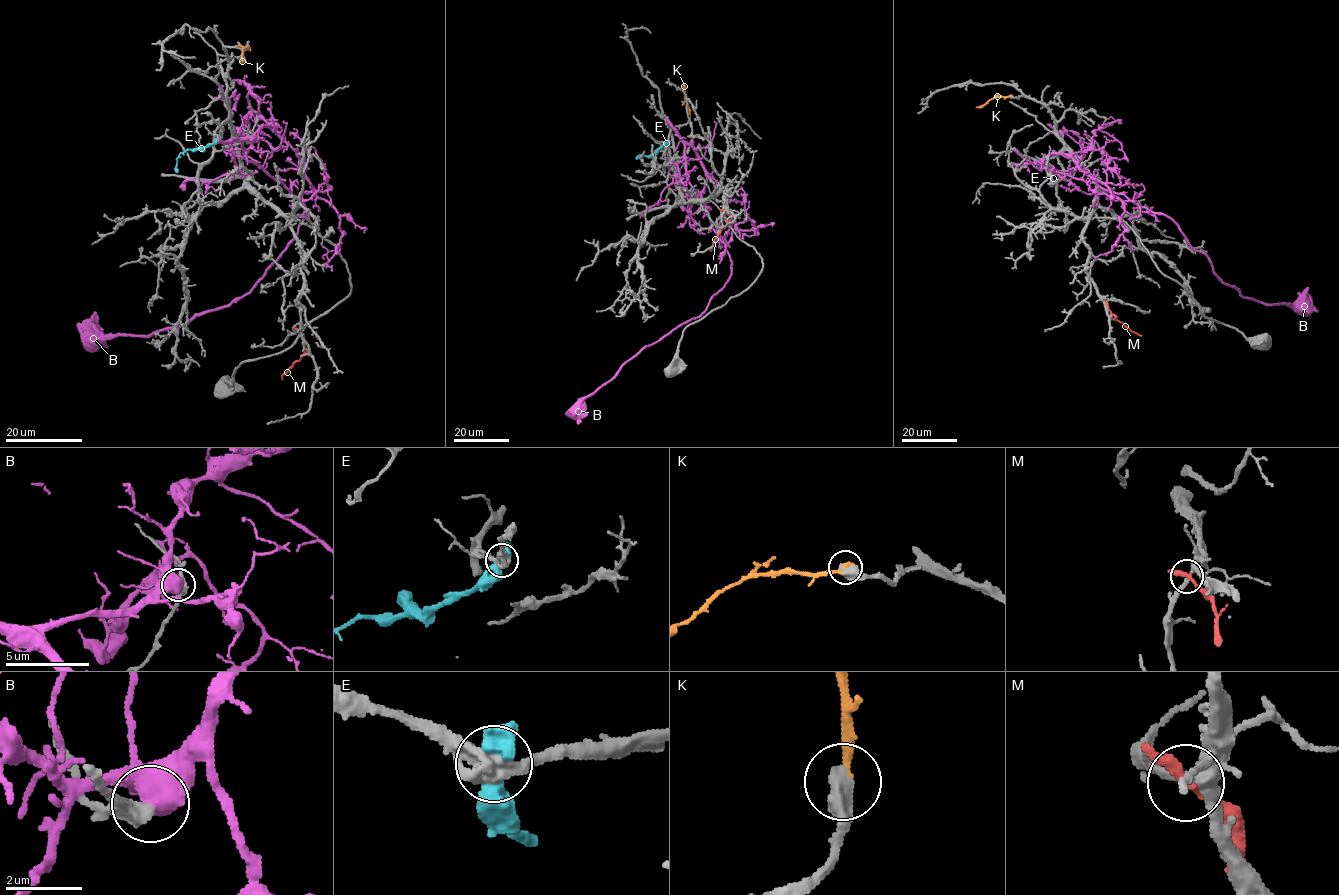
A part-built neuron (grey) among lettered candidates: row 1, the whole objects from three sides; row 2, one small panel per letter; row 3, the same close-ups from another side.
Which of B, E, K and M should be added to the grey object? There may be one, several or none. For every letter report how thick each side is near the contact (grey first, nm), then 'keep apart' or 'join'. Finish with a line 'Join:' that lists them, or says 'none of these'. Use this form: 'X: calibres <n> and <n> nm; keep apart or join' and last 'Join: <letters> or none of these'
B: calibres 400 and 750 nm; keep apart
E: calibres 400 and 600 nm; keep apart
K: calibres 600 and 280 nm; join
M: calibres 300 and 260 nm; keep apart
Join: K

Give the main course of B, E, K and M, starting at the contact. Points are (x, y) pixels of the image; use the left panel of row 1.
B: (260, 117), (299, 156), (312, 190), (299, 199), (307, 213), (297, 234), (227, 305), (94, 345)
E: (220, 136), (197, 150), (182, 151), (176, 163), (178, 172)
K: (248, 46), (242, 50), (240, 62)
M: (298, 331), (305, 352), (282, 376), (283, 379)

